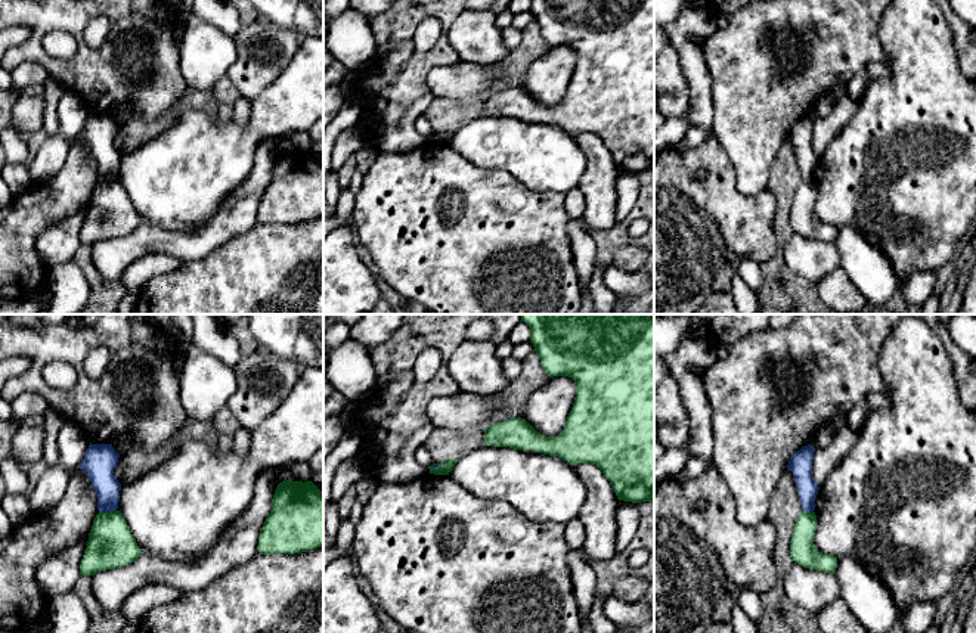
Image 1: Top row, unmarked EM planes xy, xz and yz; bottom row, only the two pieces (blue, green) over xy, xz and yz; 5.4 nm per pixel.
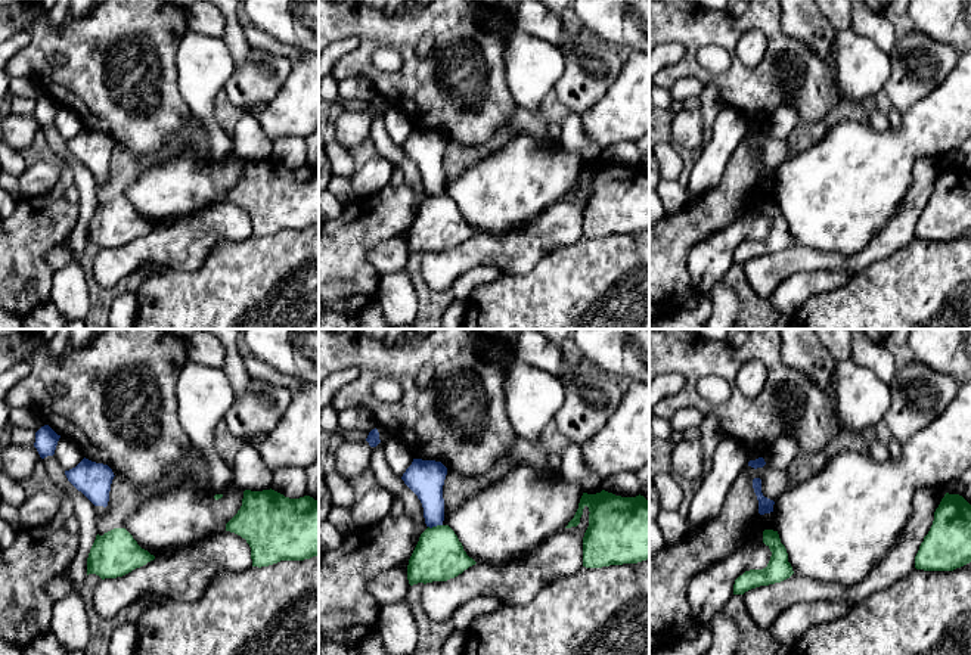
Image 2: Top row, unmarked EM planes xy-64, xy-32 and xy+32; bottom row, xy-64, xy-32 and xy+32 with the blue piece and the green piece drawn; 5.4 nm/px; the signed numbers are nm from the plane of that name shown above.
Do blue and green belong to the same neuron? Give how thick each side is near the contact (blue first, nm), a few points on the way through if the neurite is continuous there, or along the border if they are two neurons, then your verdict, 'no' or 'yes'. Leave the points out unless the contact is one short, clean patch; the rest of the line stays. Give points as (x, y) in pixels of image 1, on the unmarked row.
160/260 nm | along xy (115, 179), (99, 182) | no

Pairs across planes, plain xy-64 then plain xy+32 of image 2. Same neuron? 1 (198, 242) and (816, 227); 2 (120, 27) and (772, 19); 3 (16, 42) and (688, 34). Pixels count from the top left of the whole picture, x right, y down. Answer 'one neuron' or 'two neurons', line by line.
1: two neurons
2: one neuron
3: two neurons

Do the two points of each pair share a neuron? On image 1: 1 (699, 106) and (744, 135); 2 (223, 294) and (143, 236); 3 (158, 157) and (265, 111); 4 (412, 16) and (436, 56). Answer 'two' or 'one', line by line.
1: two
2: two
3: one
4: one

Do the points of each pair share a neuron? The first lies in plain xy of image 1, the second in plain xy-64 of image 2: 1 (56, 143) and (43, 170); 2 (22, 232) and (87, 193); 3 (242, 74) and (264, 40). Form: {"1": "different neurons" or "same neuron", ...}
{"1": "same neuron", "2": "different neurons", "3": "different neurons"}

